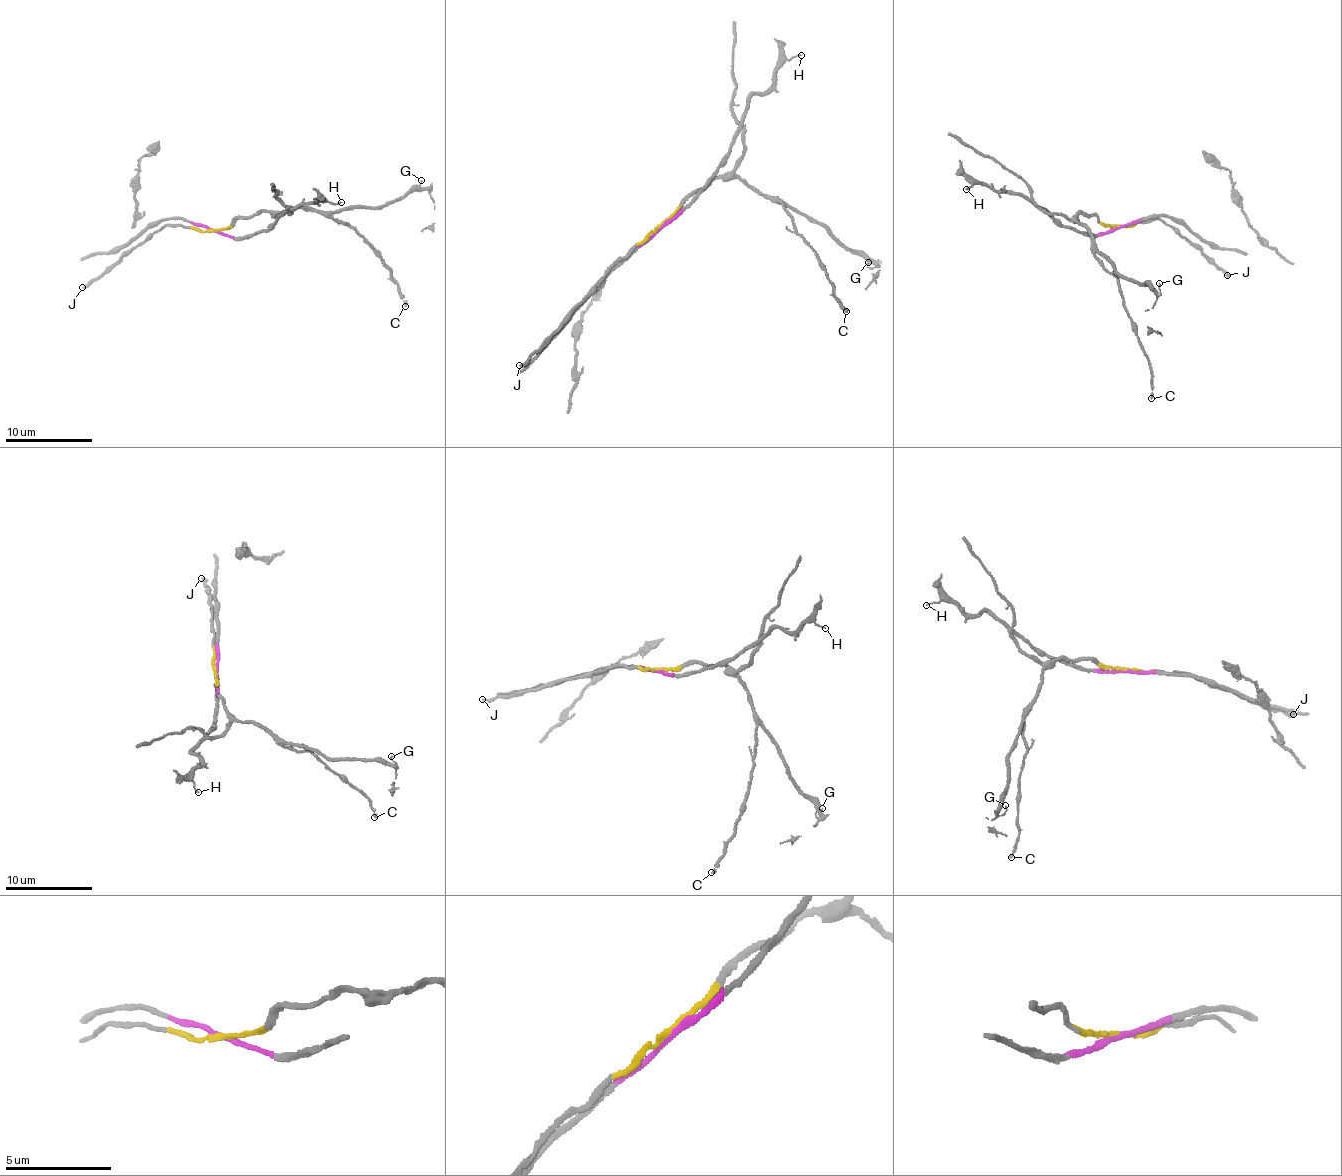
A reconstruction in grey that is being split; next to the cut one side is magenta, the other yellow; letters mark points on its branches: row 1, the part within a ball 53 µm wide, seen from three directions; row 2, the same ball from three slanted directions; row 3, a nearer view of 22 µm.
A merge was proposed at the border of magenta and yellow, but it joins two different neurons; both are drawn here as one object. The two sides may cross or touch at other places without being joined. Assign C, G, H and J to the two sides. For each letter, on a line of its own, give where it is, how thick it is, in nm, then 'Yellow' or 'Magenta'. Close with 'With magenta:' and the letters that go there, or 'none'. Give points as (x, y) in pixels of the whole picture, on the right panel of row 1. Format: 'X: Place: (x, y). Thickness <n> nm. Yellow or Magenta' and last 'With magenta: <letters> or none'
C: Place: (1151, 398). Thickness 200 nm. Yellow
G: Place: (1159, 283). Thickness 70 nm. Yellow
H: Place: (966, 189). Thickness 120 nm. Magenta
J: Place: (1227, 275). Thickness 280 nm. Yellow
With magenta: H

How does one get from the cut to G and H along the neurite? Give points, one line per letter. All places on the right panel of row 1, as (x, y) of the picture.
G: (1120, 226), (1078, 213), (1076, 223), (1087, 229), (1094, 250), (1120, 275), (1159, 292), (1159, 283)
H: (1120, 226), (1092, 237), (1022, 196), (972, 184), (967, 188)

